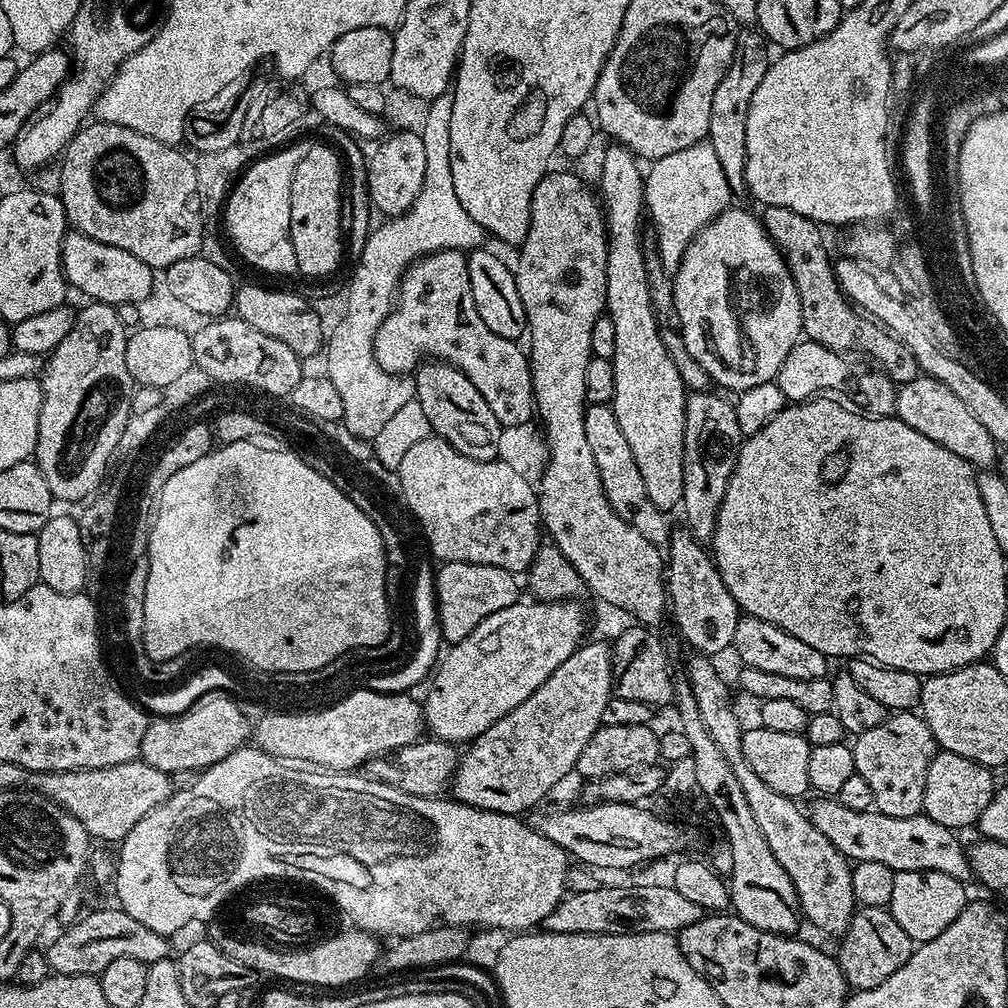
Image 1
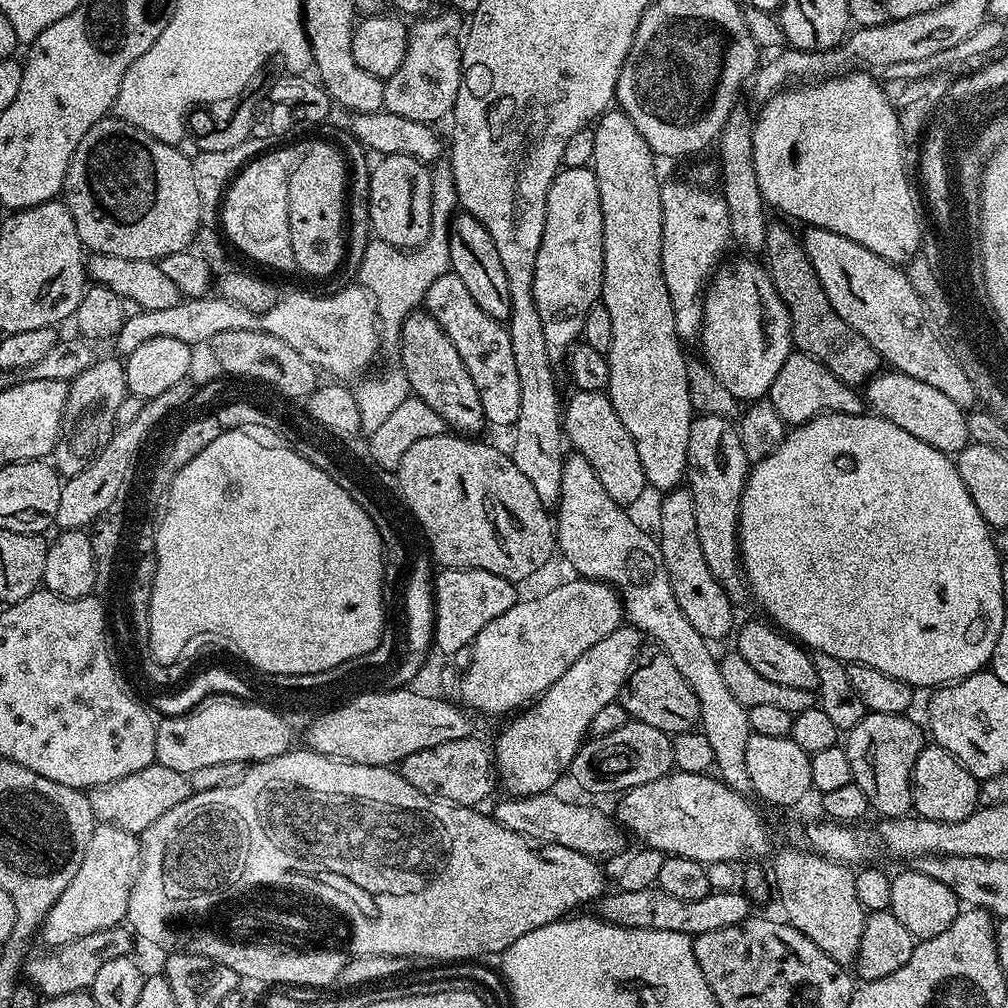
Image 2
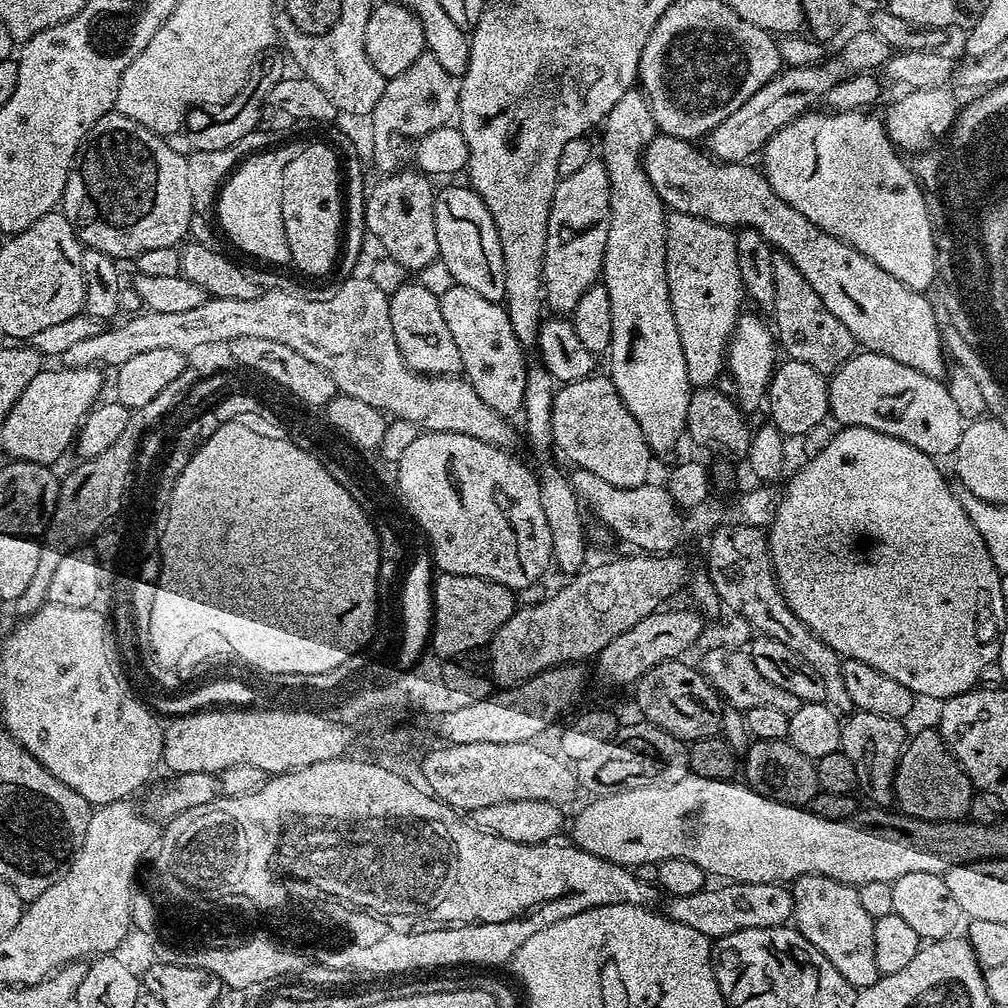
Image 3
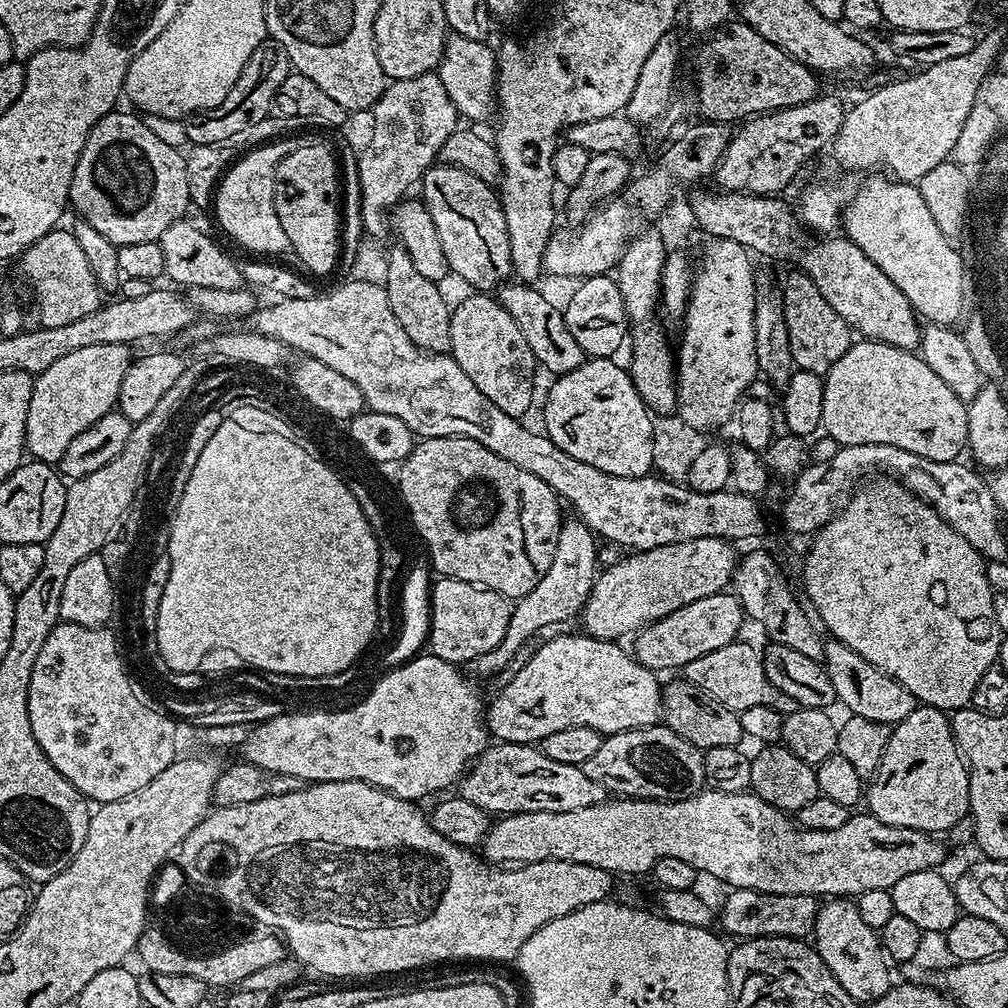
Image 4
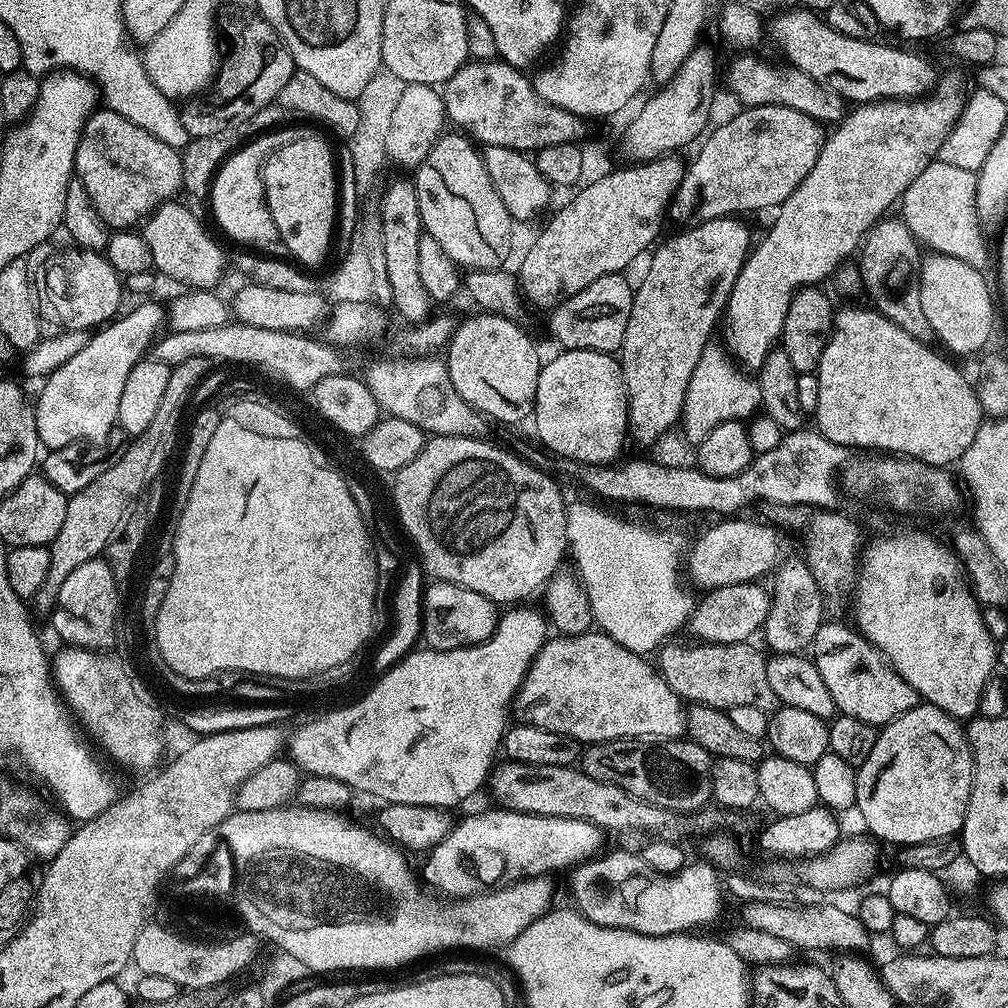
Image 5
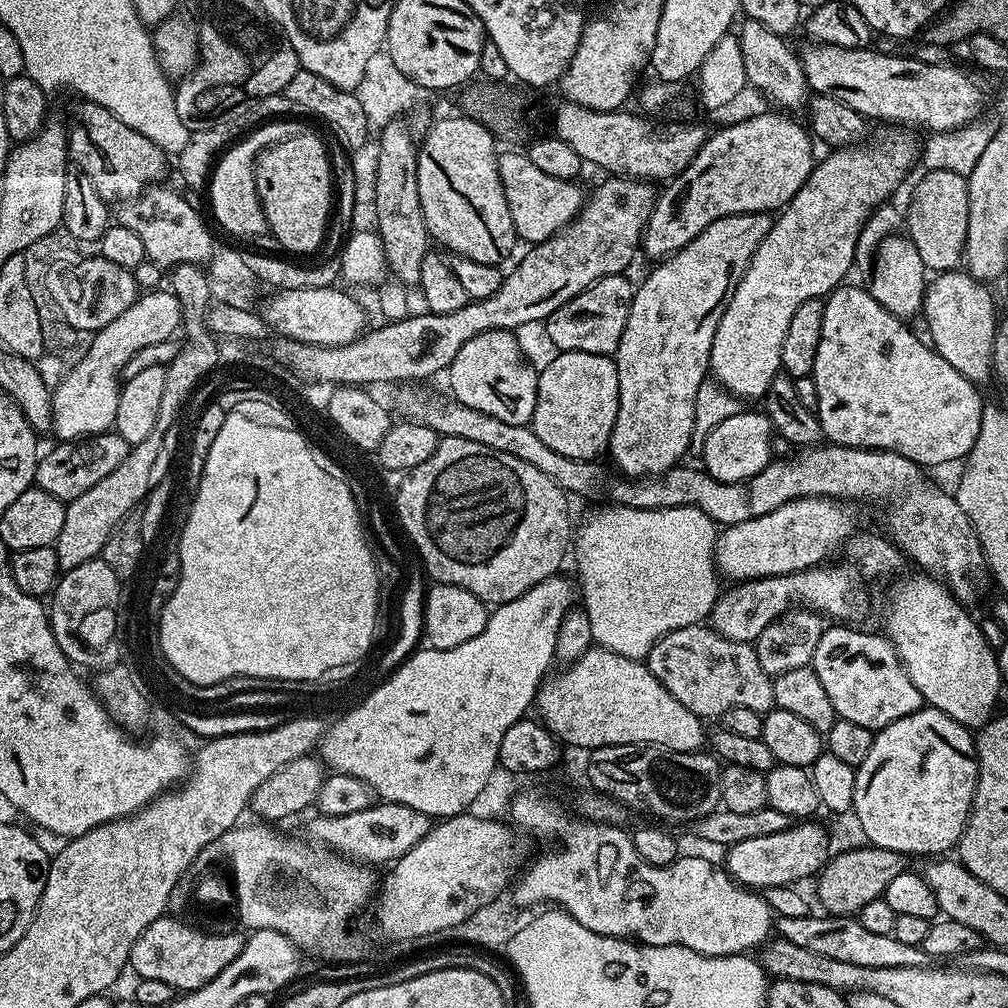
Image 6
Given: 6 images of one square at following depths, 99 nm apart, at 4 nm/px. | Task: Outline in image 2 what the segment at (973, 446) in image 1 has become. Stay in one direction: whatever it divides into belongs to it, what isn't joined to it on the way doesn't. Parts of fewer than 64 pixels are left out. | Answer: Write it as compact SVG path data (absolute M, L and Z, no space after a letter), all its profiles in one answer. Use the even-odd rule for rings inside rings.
M895 370L877 374L866 385L866 404L875 415L894 422L894 426L902 426L906 434L914 434L914 438L922 438L939 452L958 454L970 442L968 439L968 417L965 409L960 408L946 394L934 390L934 386L926 386L926 382L918 382L918 378L910 378Z

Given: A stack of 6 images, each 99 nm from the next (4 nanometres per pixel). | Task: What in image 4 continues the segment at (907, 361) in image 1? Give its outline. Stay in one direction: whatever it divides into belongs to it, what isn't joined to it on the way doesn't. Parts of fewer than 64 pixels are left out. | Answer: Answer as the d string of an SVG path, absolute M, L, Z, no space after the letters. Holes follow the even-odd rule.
M795 270L784 280L782 291L784 294L784 313L786 314L786 335L790 338L790 354L792 363L799 371L813 372L822 378L828 375L828 371L846 354L846 350L854 343L853 329L822 298L822 290L814 286L814 282L802 270Z

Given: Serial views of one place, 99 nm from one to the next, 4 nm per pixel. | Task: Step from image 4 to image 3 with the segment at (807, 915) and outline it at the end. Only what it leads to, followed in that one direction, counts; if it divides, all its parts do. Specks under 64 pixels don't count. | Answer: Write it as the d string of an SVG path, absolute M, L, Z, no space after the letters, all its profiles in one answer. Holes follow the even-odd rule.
M720 882L717 885L717 888L706 886L698 894L668 896L663 901L663 915L709 938L738 934L738 930L783 928L792 920L792 894L783 884Z

